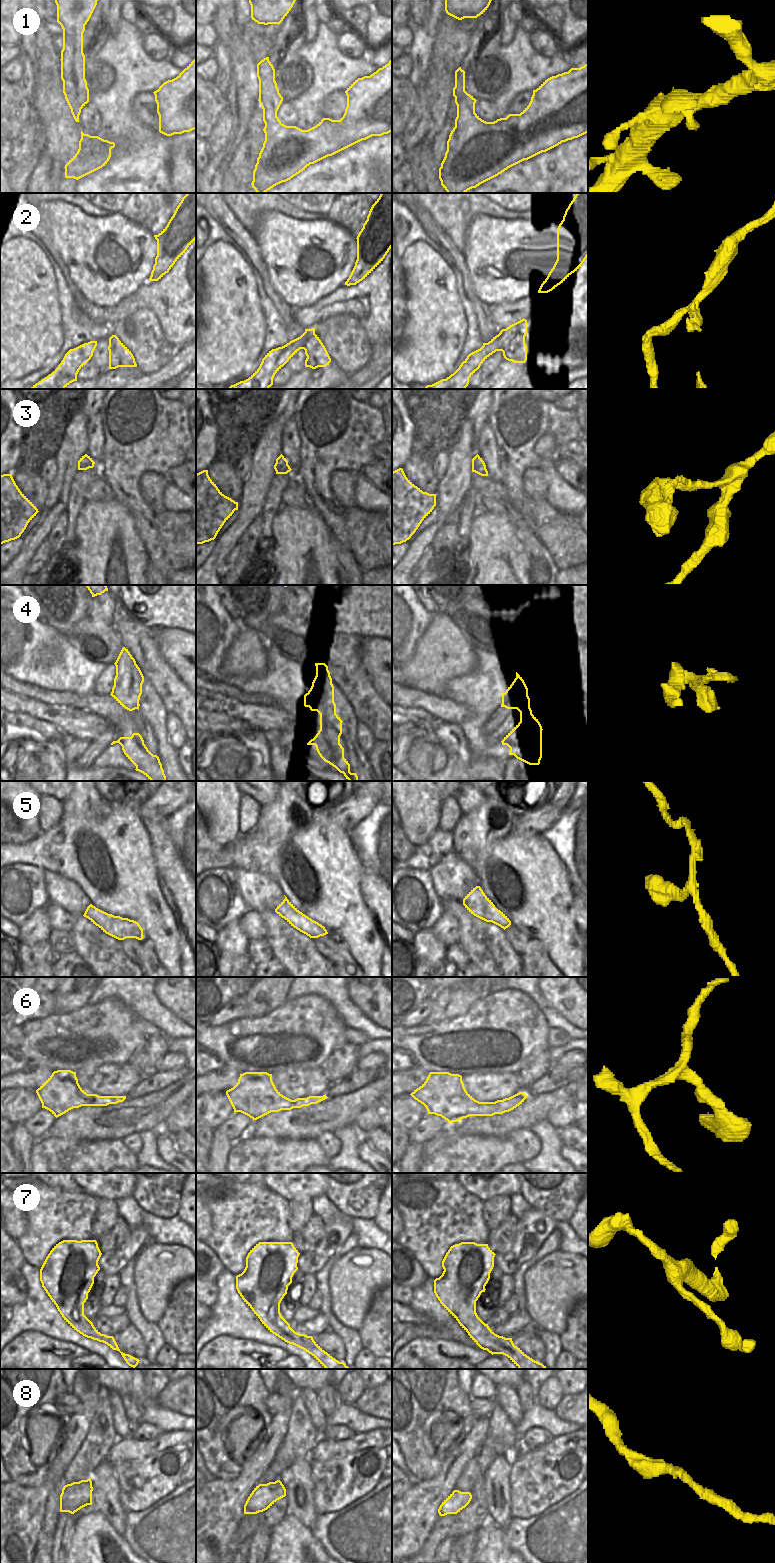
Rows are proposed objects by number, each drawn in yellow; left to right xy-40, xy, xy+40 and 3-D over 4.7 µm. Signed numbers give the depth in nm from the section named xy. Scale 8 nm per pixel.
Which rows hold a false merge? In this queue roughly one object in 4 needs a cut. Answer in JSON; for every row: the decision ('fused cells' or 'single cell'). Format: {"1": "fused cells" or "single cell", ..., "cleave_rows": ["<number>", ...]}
{"1": "single cell", "2": "single cell", "3": "single cell", "4": "single cell", "5": "single cell", "6": "single cell", "7": "single cell", "8": "single cell", "cleave_rows": []}

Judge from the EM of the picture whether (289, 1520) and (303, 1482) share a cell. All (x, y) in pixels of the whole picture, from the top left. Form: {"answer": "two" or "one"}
{"answer": "two"}

